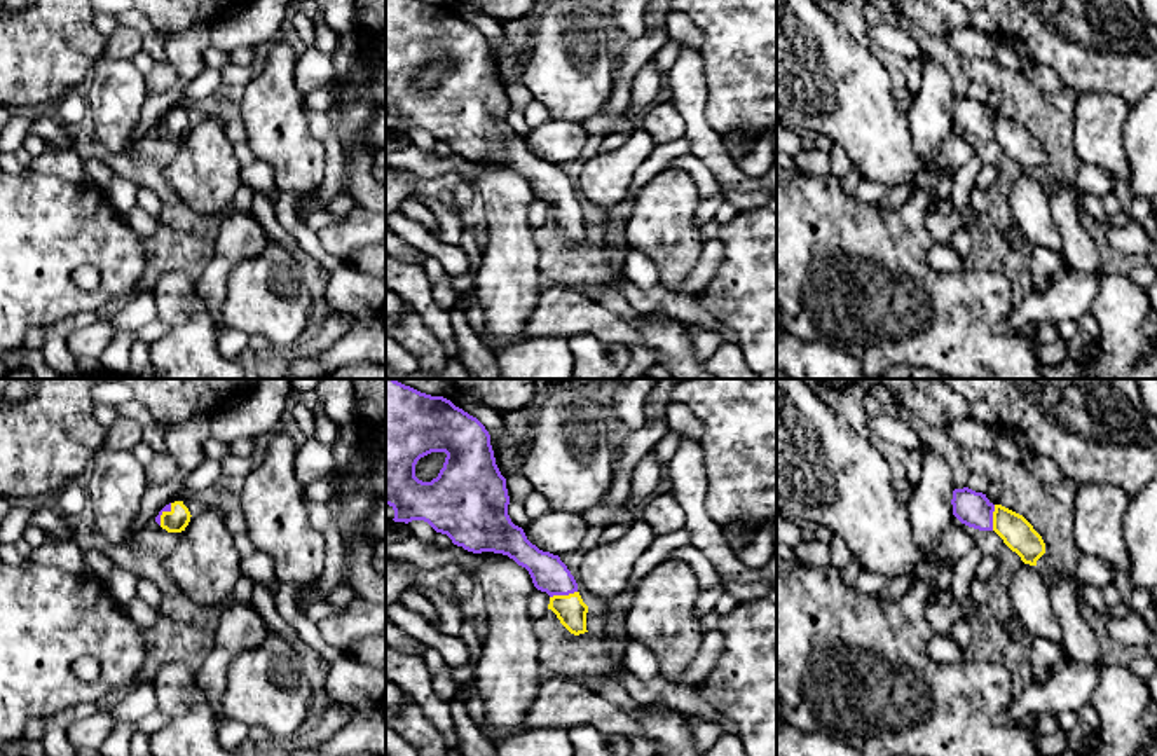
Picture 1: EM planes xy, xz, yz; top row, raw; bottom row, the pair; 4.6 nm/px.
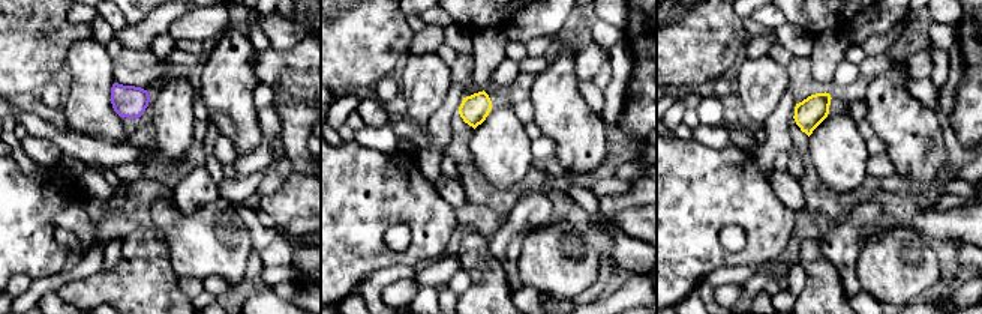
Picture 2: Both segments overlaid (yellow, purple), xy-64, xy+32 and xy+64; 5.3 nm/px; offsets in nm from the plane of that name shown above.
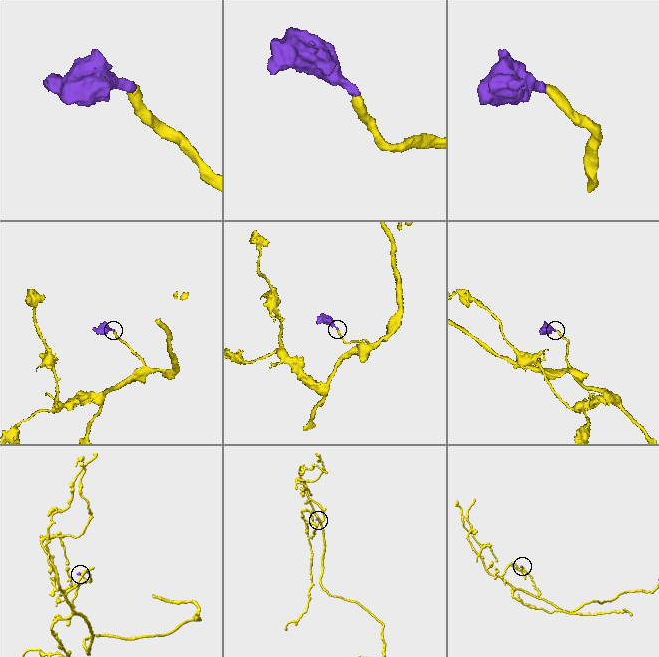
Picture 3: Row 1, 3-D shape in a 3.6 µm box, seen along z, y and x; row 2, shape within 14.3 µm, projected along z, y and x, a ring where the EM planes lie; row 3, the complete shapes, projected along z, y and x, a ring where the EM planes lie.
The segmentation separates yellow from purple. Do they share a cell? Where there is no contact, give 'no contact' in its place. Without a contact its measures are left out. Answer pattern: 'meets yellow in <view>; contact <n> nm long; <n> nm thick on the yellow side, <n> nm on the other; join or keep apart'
meets yellow in xz; contact 130 nm long; 140 nm thick on the yellow side, 170 nm on the other; join

